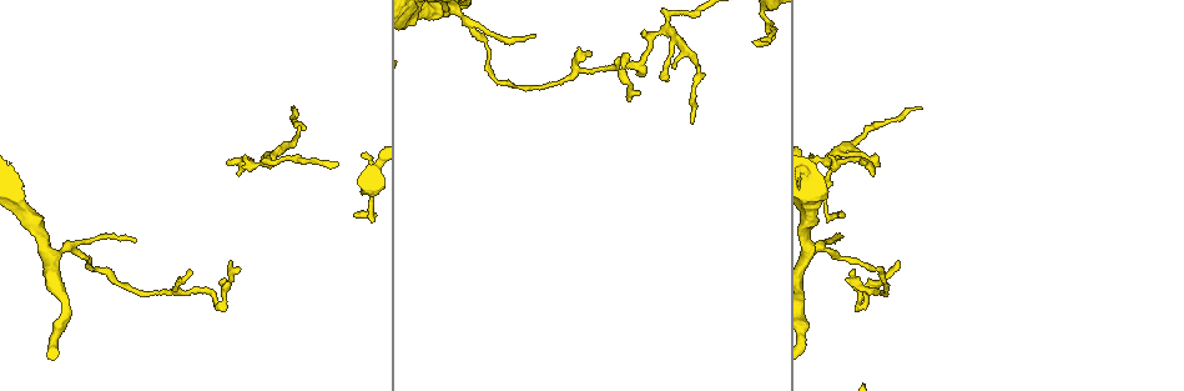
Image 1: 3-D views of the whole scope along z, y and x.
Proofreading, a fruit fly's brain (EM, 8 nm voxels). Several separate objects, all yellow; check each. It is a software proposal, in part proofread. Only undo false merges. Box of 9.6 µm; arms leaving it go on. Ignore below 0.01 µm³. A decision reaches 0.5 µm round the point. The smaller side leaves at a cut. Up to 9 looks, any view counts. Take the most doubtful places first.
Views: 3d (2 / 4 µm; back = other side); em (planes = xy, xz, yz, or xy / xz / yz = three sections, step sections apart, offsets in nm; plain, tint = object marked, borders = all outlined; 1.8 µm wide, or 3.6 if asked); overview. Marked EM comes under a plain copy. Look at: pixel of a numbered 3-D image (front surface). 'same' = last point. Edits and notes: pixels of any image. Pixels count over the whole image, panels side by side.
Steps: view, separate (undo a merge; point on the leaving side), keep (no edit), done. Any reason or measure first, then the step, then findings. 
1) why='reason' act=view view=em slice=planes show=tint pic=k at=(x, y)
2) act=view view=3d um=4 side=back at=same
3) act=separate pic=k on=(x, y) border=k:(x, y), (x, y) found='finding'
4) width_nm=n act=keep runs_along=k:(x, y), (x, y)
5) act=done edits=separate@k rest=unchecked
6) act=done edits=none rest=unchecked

why='four arms meet' act=view view=3d um=2 pic=1 at=(828, 161)

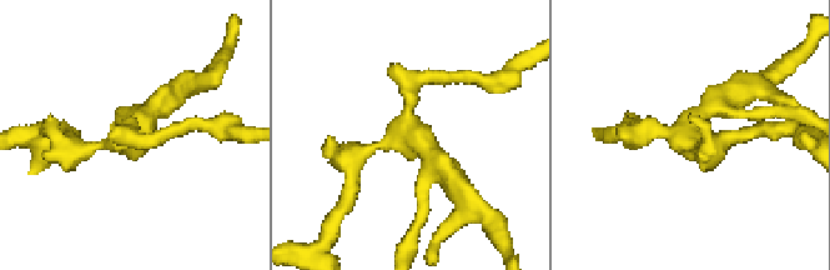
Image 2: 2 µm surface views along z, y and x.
arms=4 why='need the tissue' act=view view=em slice=planes show=borders pic=2 at=(136, 133)

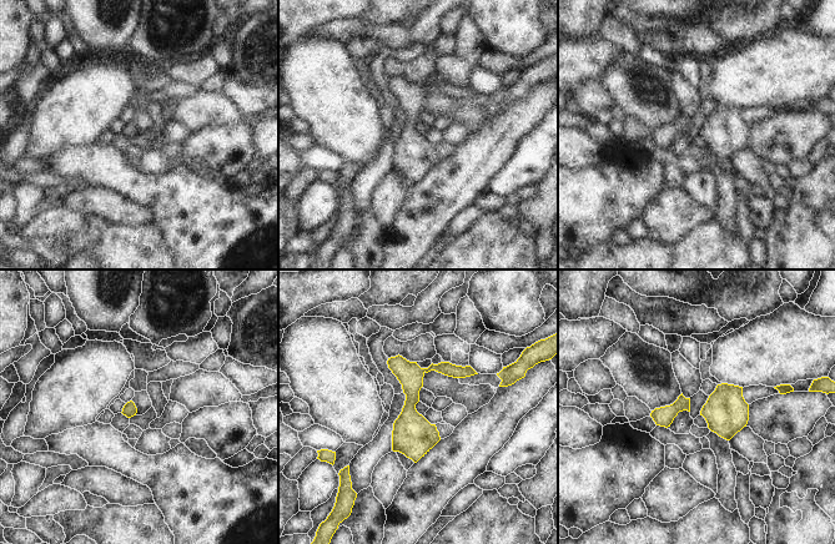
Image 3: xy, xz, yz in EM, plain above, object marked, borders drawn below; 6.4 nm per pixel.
width_nm=90 act=keep runs_along=3:(471, 372), (424, 371), (395, 447) found='continuous, no second neuron'

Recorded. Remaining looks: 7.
act=view view=em slice=xz step=8 show=tint pic=1 at=(860, 303)

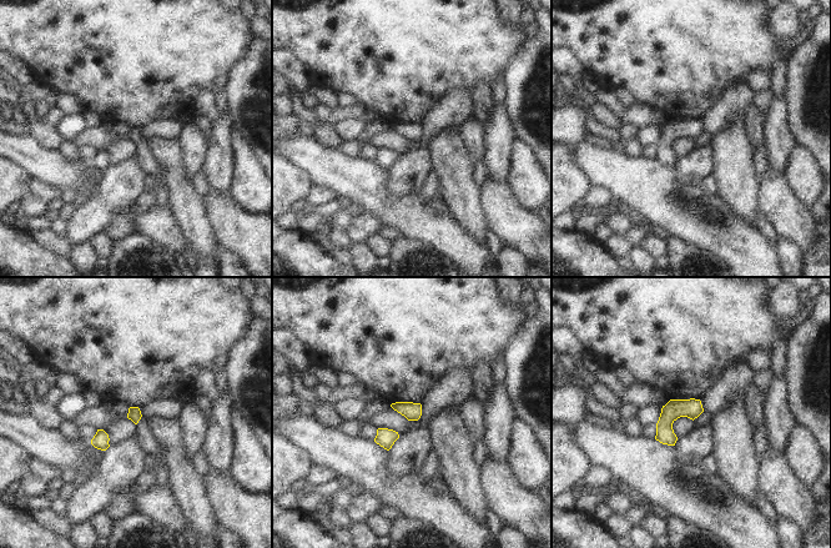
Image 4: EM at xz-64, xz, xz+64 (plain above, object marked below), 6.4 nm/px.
why='another direction' act=view view=em slice=planes show=tint at=same

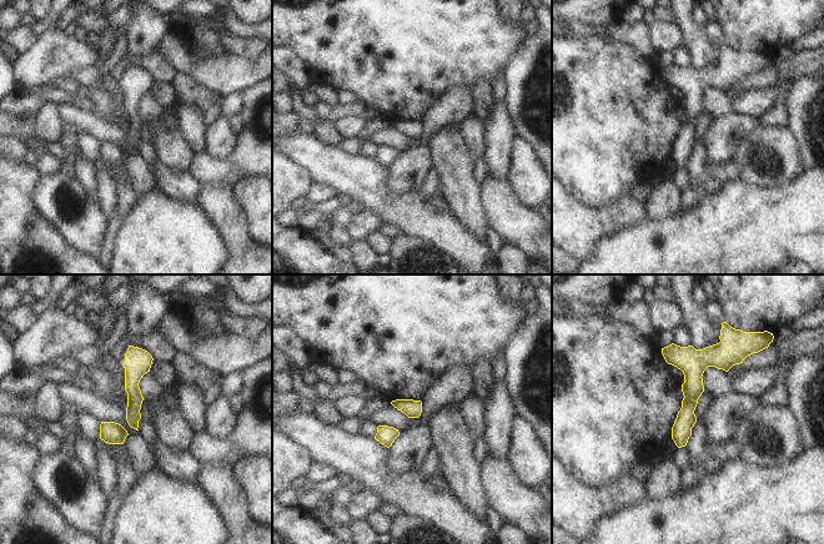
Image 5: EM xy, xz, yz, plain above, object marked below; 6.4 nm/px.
width_nm=110 act=keep found='all the same neuron'

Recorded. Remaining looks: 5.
why='abrupt turn' act=view view=em slice=planes show=tint pic=1 at=(470, 26)

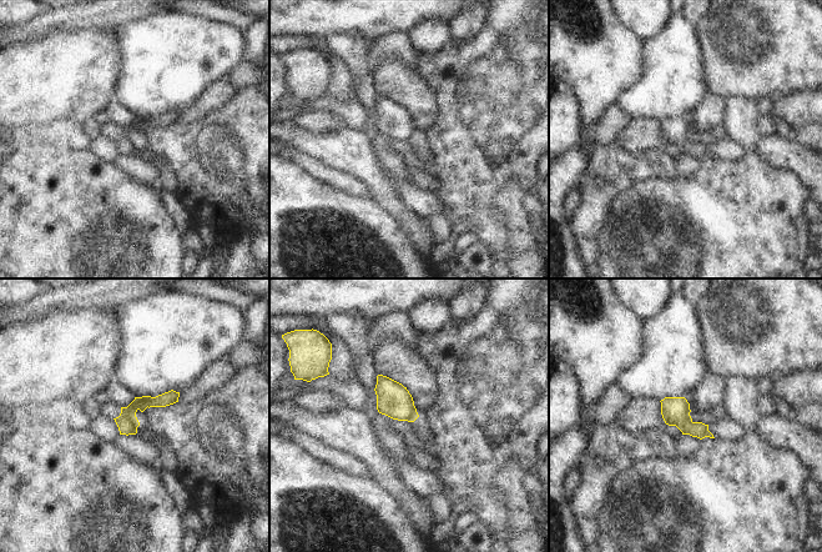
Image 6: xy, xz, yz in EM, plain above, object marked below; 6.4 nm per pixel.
act=keep runs_along=6:(175, 395), (139, 404), (122, 431) found='one neuron here'

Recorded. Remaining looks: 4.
why='a narrow waist' act=view view=em slice=planes show=tint pic=1 at=(823, 204)

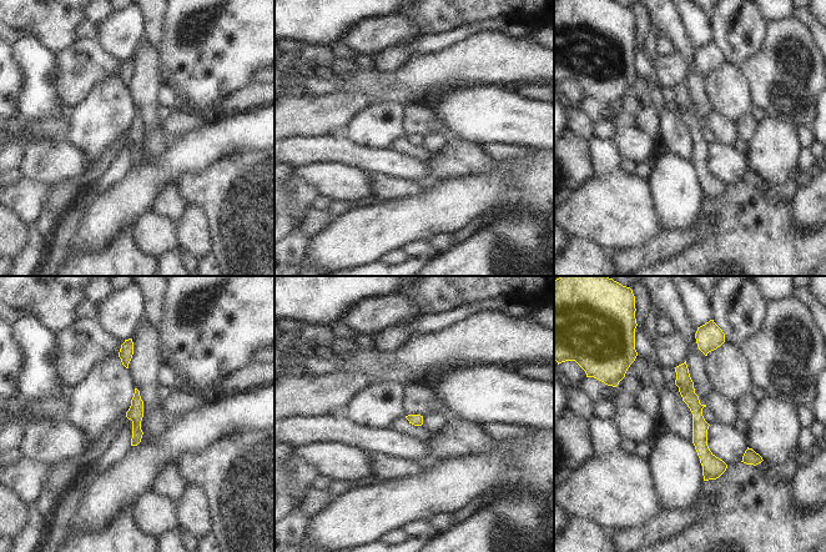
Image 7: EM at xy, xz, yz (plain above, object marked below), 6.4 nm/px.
width_nm=80 act=keep runs_along=7:(681, 367), (713, 476) found='one neuron here'

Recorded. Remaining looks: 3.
act=done edits=none rest=unchecked

